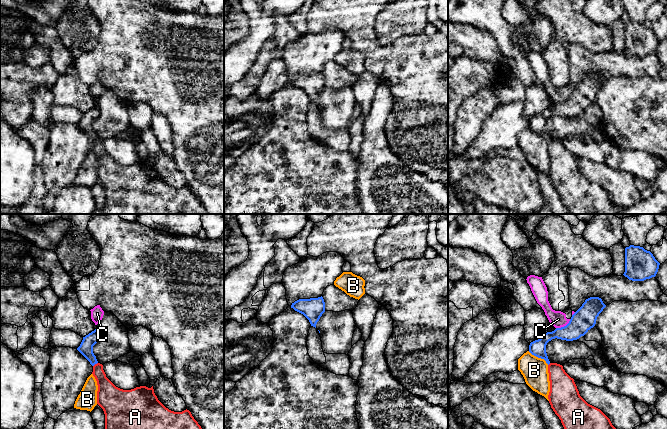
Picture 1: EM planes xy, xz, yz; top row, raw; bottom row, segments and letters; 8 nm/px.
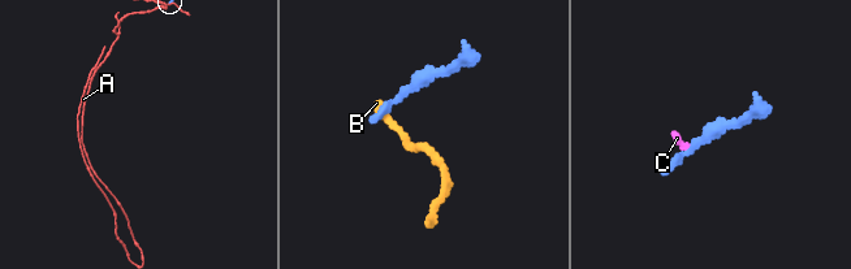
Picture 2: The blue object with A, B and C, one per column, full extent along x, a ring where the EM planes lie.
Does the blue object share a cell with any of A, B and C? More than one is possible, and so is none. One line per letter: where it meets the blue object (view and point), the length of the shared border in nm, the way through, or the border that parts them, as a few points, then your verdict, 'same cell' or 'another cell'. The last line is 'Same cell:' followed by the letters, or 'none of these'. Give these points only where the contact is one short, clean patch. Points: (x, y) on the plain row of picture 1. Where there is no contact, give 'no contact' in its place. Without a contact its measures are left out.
A: meets blue in xy at (95, 139); contact 50 nm long; border along xy (97, 138), (93, 142); another cell
B: meets blue in yz at (538, 133); contact 200 nm long; border along yz (528, 127), (542, 134), (548, 140); another cell
C: meets blue in yz at (564, 102); contact 140 nm long; border along yz (570, 95), (565, 101), (556, 104); another cell
Same cell: none of these

